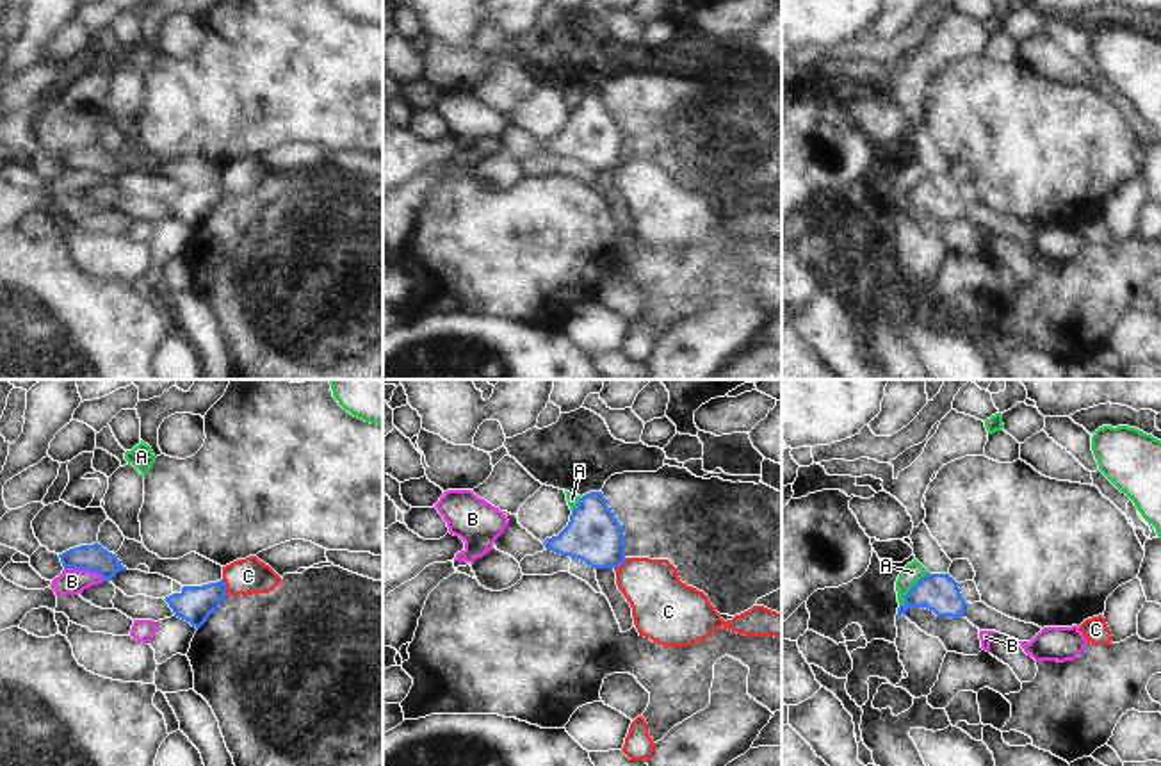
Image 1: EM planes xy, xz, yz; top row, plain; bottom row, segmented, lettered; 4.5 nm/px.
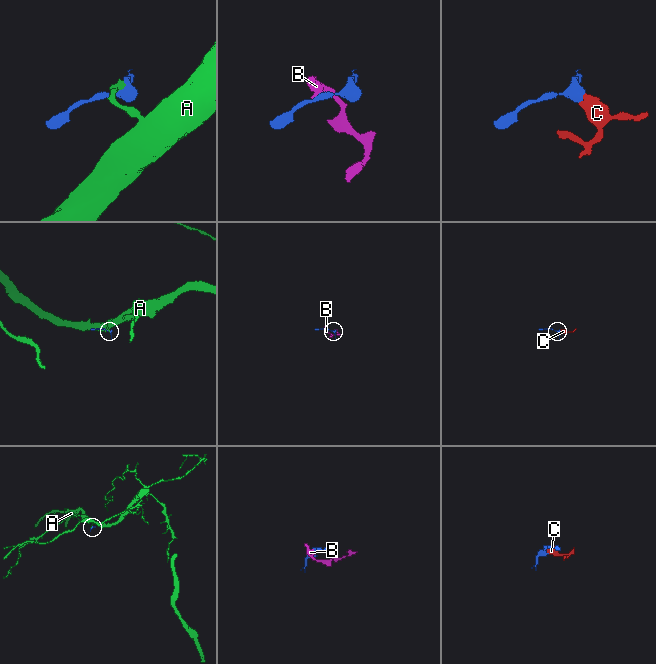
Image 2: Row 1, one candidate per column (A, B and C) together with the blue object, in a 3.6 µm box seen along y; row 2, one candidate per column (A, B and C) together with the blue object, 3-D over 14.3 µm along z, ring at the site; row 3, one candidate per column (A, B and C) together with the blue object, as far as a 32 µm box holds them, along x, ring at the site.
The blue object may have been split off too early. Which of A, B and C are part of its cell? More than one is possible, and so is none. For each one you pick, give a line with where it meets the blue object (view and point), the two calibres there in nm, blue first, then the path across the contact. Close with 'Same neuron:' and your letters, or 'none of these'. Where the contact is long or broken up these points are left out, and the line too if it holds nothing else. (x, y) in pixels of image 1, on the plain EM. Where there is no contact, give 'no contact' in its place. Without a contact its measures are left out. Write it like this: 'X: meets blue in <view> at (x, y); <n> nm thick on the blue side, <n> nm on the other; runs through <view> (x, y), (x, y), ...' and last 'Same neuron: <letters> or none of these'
Same neuron: none of these

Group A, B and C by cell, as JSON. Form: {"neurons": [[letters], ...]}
{"neurons": [["A"], ["B"], ["C"]]}

